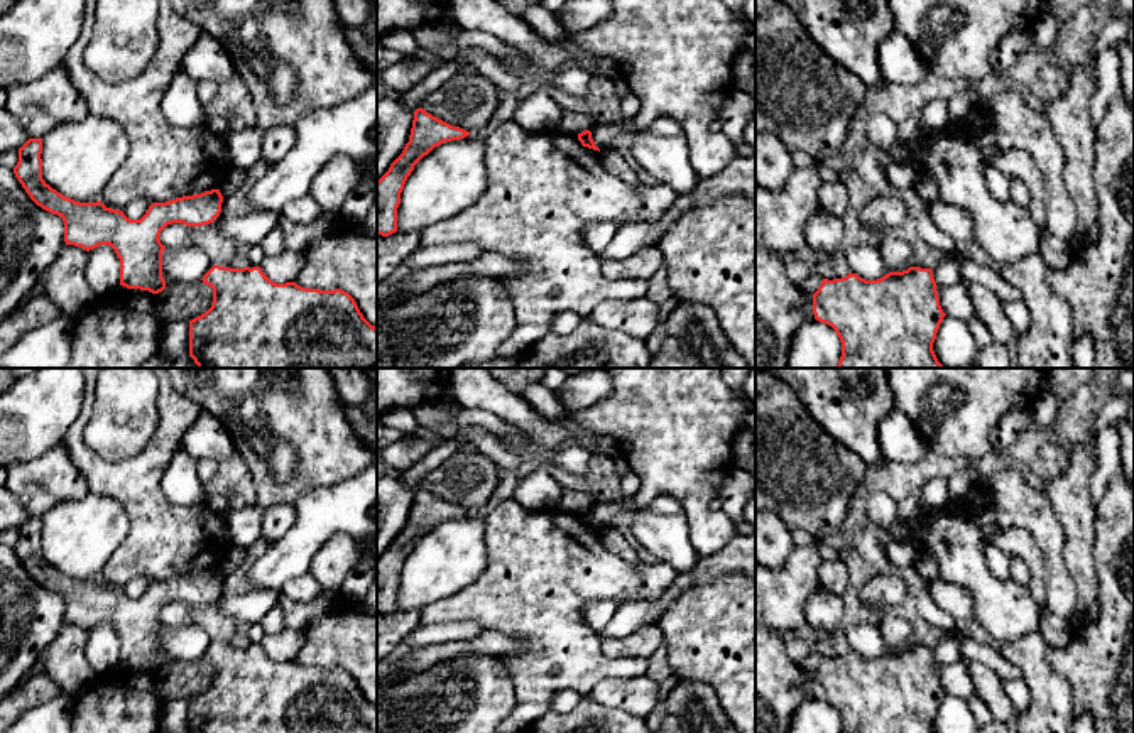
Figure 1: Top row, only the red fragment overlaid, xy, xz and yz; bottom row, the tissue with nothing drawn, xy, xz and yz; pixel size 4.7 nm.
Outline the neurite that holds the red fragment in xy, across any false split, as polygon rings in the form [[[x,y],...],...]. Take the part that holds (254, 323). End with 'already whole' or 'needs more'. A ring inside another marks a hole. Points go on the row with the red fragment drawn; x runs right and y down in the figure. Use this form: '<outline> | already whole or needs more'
[[[213,265],[201,280],[213,289],[213,302],[204,314],[189,321],[189,356],[198,368],[377,368],[377,328],[363,318],[355,299],[348,292],[341,289],[308,289],[296,282],[275,284],[260,267],[230,269]]] | already whole

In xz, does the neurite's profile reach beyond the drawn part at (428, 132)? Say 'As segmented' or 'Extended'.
As segmented

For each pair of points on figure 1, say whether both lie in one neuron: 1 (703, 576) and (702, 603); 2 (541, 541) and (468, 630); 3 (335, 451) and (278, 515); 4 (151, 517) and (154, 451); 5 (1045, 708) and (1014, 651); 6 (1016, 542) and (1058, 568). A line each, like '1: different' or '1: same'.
1: different
2: different
3: different
4: same
5: same
6: different

